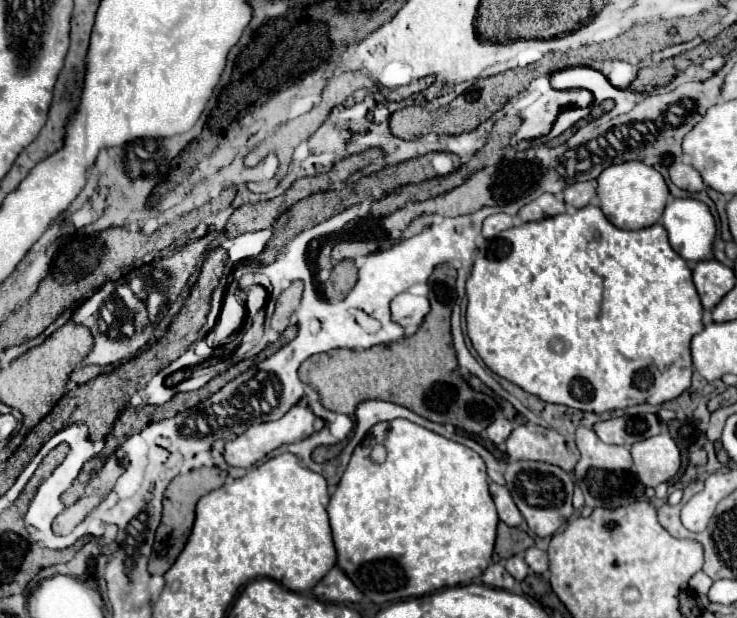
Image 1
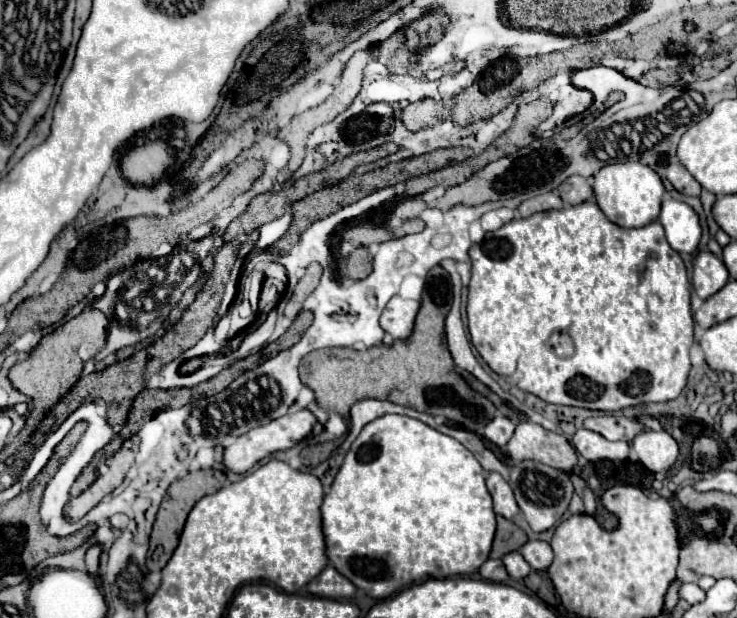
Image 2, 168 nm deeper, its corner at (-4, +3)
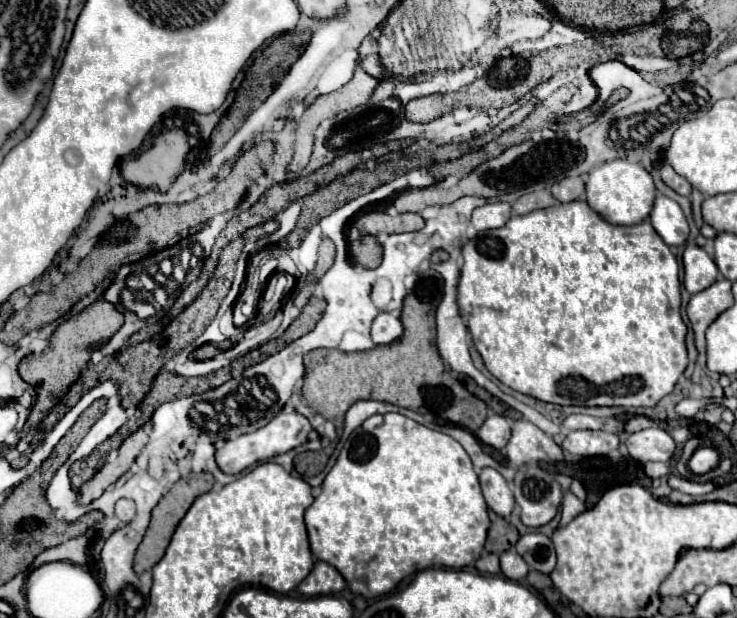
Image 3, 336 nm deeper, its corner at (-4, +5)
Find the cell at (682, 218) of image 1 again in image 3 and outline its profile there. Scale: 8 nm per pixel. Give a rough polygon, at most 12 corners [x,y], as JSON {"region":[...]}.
{"region":[[657,195],[649,219],[669,247],[685,243],[681,207]]}

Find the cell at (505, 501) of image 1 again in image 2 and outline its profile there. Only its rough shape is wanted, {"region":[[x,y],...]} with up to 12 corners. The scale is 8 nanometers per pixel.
{"region":[[499,473],[487,475],[495,513],[513,519],[519,505]]}

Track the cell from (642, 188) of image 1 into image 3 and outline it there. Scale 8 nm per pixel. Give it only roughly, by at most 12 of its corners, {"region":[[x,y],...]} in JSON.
{"region":[[639,163],[597,165],[587,203],[607,223],[635,225],[655,199]]}

